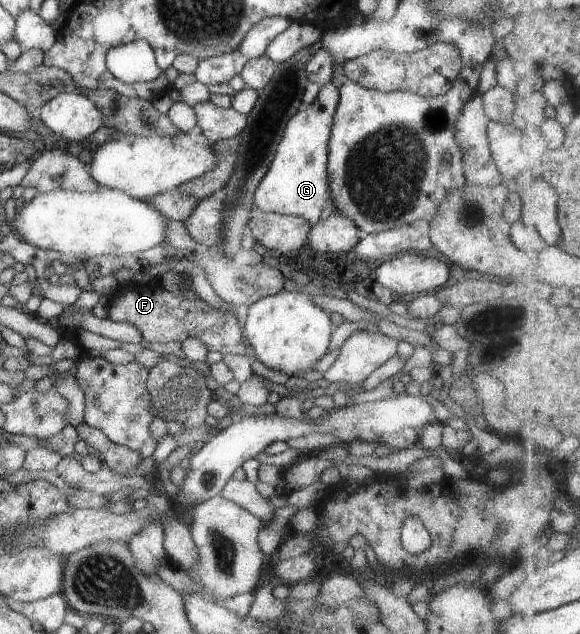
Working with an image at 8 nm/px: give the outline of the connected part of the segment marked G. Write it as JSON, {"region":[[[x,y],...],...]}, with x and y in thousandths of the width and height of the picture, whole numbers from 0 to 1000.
{"region":[[[571,129],[552,136],[543,158],[514,174],[491,197],[472,249],[438,304],[438,322],[455,334],[516,341],[536,355],[562,347],[579,326],[572,320],[564,282],[564,224],[572,183],[583,162],[584,145]]]}

